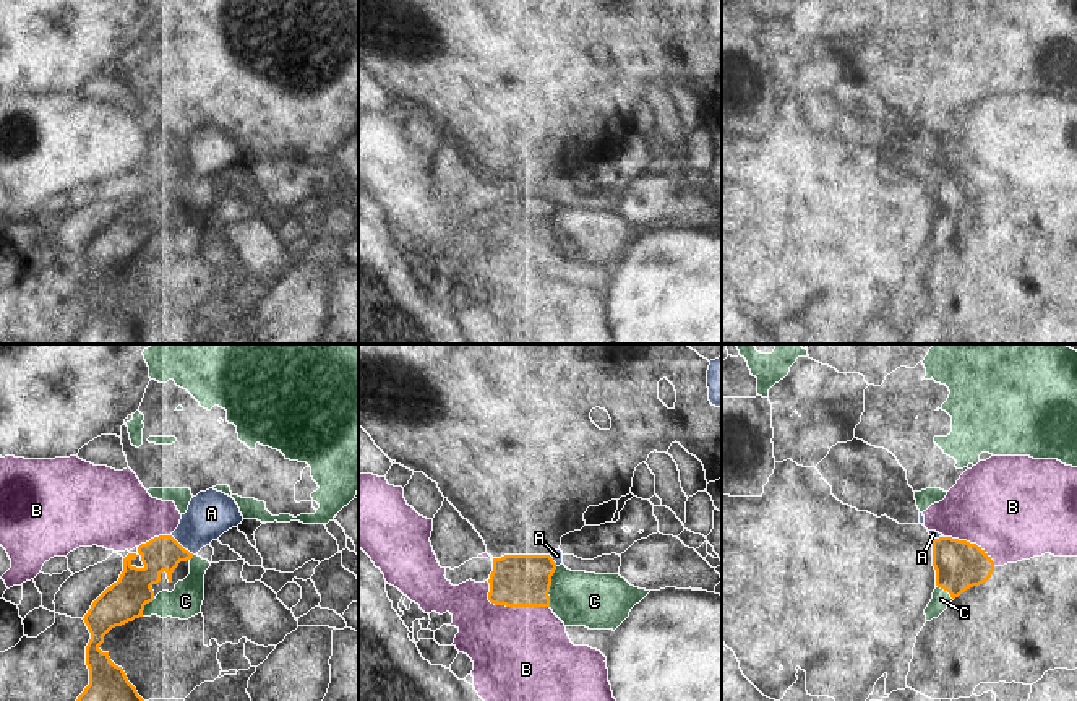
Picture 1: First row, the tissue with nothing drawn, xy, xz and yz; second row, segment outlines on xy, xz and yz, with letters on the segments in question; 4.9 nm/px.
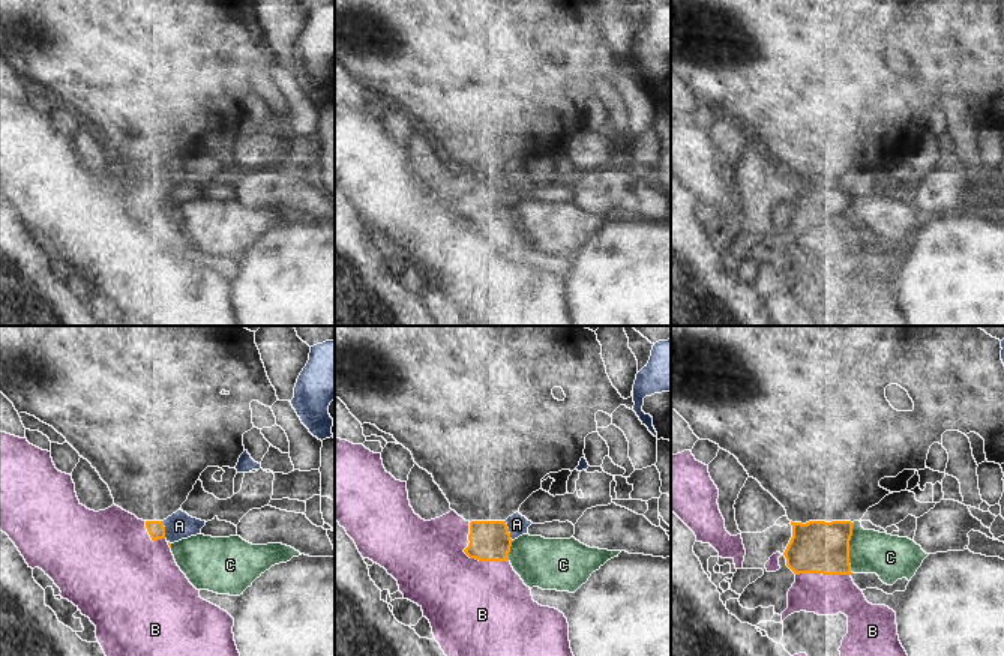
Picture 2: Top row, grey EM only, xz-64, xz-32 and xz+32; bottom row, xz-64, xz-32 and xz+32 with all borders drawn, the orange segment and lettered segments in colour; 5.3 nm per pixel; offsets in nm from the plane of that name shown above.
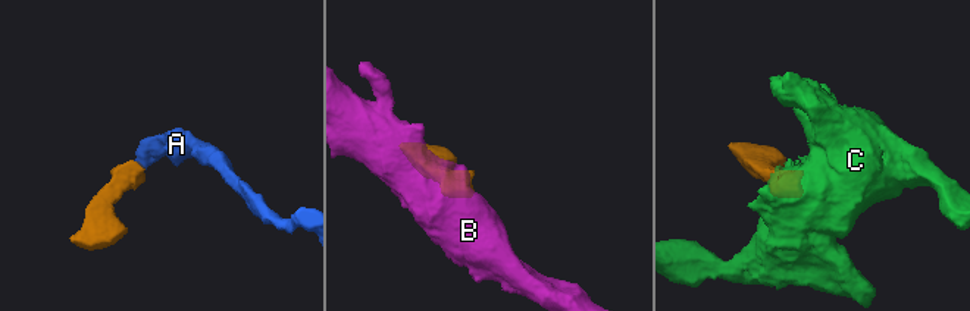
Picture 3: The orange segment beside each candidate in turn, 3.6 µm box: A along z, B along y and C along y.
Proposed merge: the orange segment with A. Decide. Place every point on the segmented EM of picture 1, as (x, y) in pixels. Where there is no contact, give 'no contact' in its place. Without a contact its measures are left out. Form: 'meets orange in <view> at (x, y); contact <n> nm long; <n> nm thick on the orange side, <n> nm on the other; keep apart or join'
meets orange in xy at (180, 546); contact 150 nm long; 180 nm thick on the orange side, 240 nm on the other; join

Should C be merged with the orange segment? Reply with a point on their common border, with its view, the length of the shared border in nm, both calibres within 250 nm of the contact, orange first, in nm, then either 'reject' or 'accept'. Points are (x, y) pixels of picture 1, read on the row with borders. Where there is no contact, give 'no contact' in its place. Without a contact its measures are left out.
xz (550, 584) | 200 nm | 260/280 nm | reject

